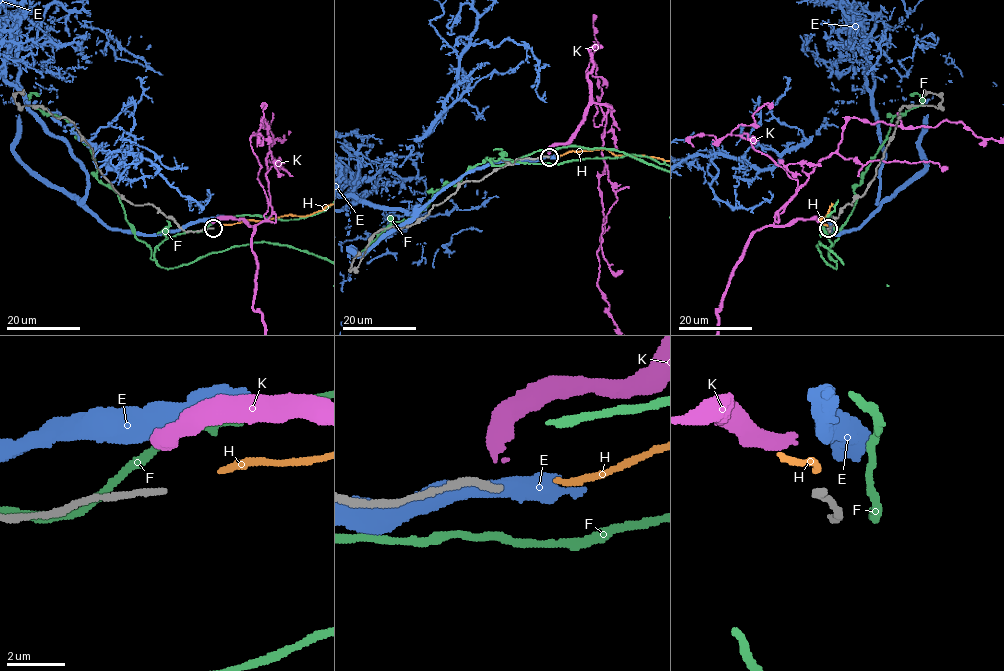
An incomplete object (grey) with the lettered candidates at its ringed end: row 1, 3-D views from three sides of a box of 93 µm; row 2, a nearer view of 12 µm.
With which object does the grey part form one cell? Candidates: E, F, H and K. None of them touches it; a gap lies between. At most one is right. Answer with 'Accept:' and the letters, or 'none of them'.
Accept: none of them

